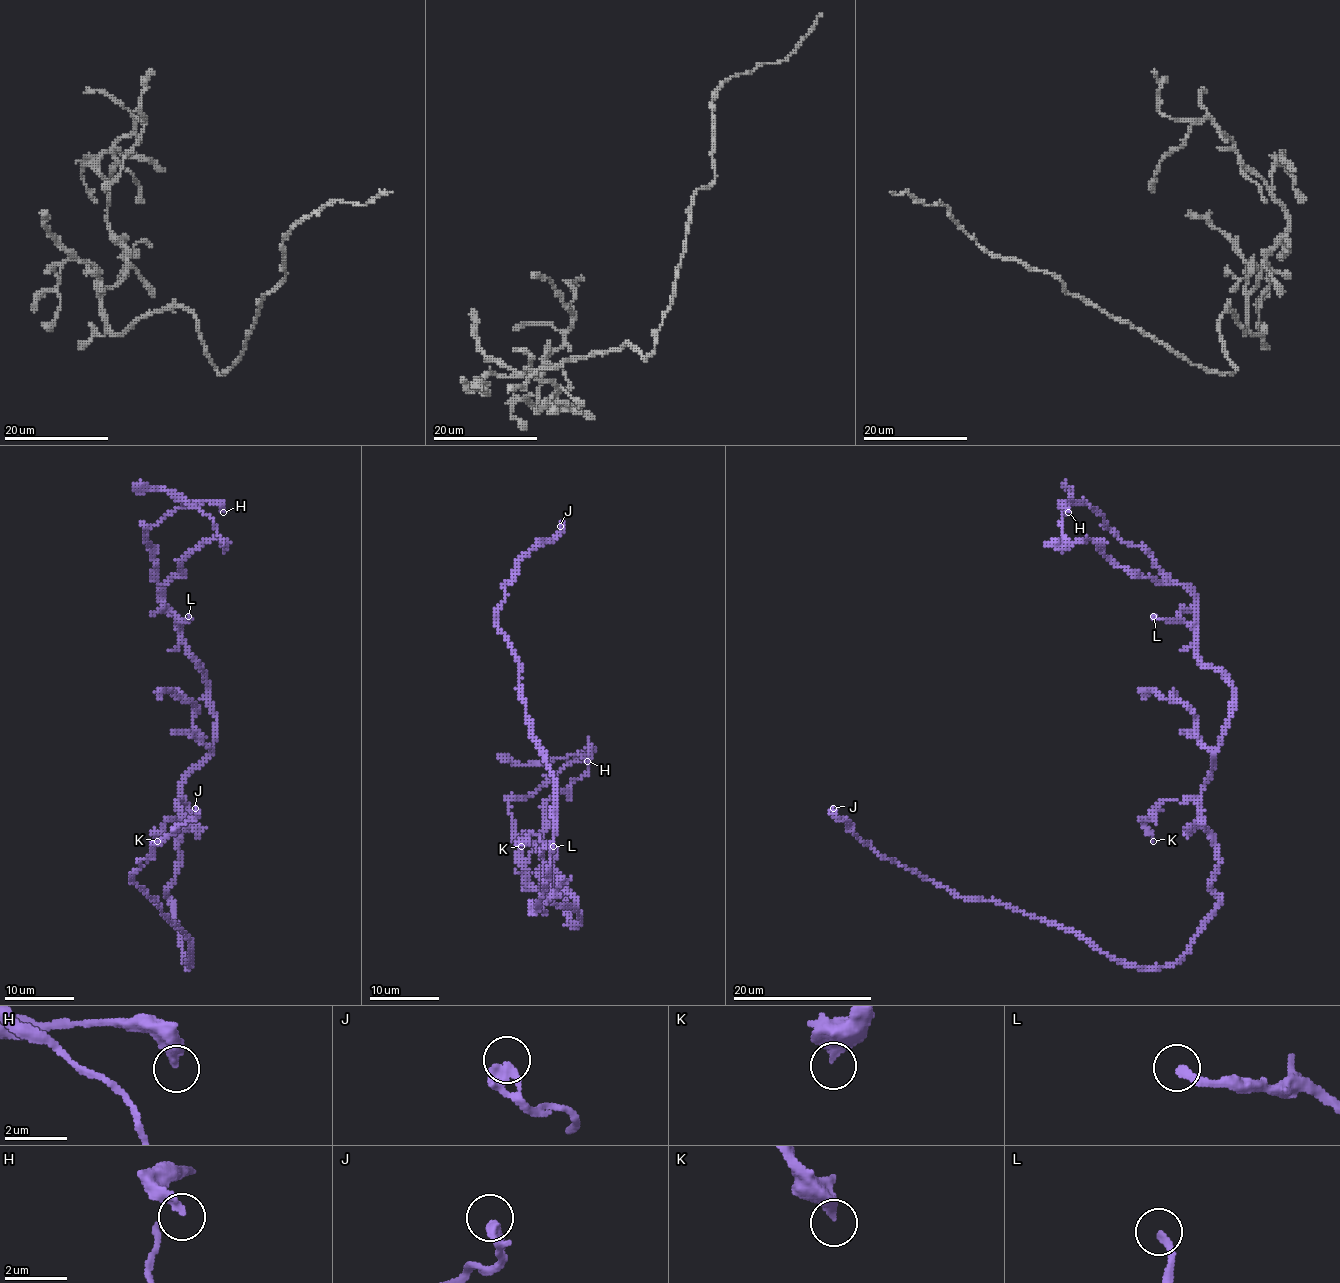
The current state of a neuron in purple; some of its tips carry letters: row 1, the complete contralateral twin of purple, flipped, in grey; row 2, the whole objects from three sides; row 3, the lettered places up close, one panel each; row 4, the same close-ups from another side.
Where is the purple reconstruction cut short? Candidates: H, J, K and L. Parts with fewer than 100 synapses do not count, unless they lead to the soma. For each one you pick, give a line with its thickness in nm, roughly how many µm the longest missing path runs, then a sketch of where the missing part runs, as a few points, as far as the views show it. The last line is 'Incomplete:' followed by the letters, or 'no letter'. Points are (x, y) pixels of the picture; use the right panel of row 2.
Incomplete: no letter

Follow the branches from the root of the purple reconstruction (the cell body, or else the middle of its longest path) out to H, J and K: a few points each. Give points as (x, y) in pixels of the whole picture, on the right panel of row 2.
H: (1211, 841), (1200, 794), (1232, 684), (1197, 655), (1193, 594), (1094, 509), (1068, 502), (1068, 512)
J: (1211, 841), (1221, 903), (1174, 962), (1134, 968), (1072, 931), (990, 900), (964, 900), (880, 856), (833, 808)
K: (1211, 841), (1200, 809), (1190, 799), (1181, 802), (1167, 799), (1150, 820), (1141, 818), (1143, 829), (1153, 841)

